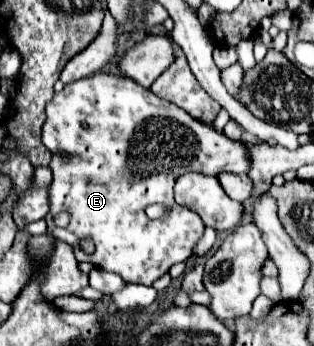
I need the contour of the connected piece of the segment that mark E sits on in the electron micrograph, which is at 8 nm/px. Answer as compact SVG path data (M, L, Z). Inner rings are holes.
M96 73L92 77L78 79L66 85L60 93L54 93L54 97L46 103L42 143L48 151L52 151L50 169L54 173L50 185L50 211L44 217L48 223L48 231L58 241L72 245L78 261L88 261L102 271L116 273L126 283L152 285L158 277L168 273L174 263L186 261L194 253L194 247L204 233L202 219L174 201L172 187L176 177L180 177L184 171L198 171L204 175L218 175L224 171L250 171L250 157L246 155L244 143L226 139L210 125L196 121L180 107L174 107L174 103L158 99L150 89L138 85L122 73ZM60 151L74 157L70 161L62 161L58 157ZM154 203L166 207L164 219L152 221L146 217L144 209ZM62 211L70 211L70 225L64 229L54 225L54 215ZM84 235L94 239L96 253L82 253L82 249L78 247L78 239Z

